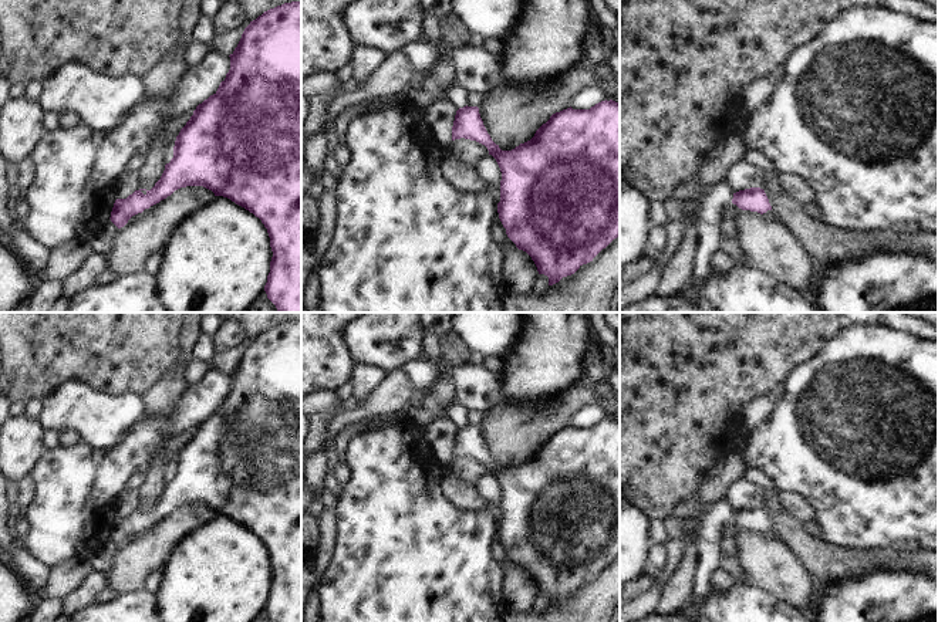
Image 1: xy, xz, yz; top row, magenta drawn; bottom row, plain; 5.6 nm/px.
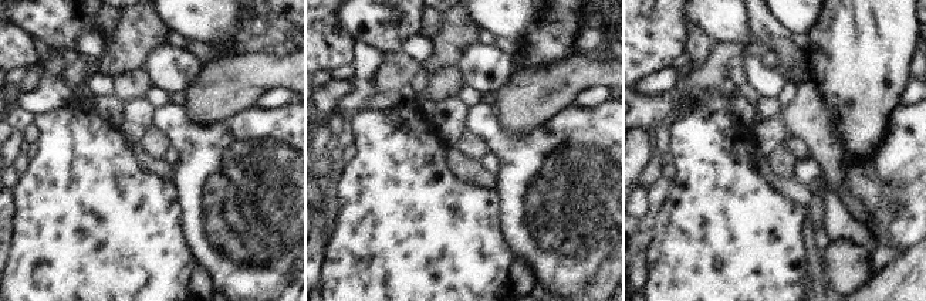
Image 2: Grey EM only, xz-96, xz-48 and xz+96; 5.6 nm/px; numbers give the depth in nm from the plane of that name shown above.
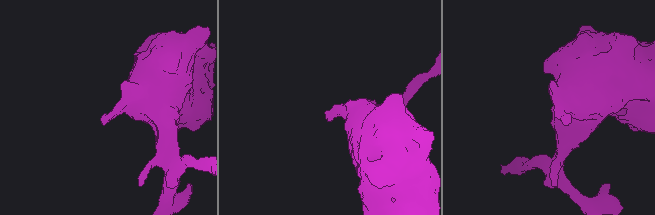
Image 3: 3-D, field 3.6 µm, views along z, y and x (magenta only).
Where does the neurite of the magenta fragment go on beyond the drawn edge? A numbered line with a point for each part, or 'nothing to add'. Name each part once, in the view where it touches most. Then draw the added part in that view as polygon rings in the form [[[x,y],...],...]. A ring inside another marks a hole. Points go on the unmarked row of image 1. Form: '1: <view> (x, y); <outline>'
nothing to add

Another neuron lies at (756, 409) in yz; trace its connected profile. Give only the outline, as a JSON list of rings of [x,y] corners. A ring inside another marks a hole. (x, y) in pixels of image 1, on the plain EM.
[[[779,382],[769,392],[760,393],[758,398],[752,399],[743,409],[740,427],[750,433],[750,430],[770,412],[782,392],[783,383]]]

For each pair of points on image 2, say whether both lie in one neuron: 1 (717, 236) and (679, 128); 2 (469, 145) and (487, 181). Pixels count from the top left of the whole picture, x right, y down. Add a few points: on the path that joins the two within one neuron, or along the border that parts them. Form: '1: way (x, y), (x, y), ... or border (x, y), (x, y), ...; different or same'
1: way (717, 209), (710, 159), (706, 155); same
2: border (458, 146), (465, 152), (477, 155); different

